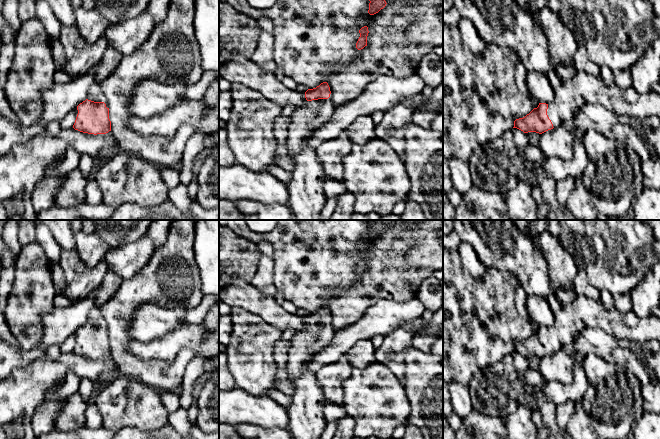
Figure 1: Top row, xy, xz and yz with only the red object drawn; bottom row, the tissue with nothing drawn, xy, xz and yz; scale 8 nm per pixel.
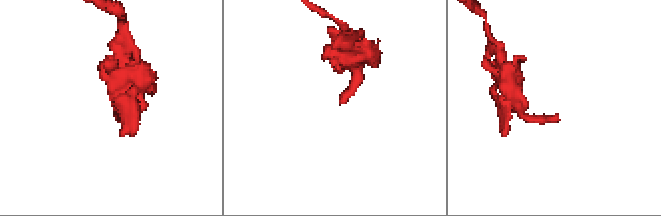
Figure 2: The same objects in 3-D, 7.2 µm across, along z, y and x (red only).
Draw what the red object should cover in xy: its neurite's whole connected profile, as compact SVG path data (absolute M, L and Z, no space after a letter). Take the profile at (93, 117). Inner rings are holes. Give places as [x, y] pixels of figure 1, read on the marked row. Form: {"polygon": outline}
{"polygon": "M99 83L90 87L86 100L74 110L77 114L75 130L94 135L111 131L108 101Z"}

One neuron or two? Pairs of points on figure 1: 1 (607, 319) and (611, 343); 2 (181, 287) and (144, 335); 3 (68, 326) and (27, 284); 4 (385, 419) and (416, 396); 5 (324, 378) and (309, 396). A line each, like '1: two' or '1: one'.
1: two
2: two
3: two
4: two
5: two

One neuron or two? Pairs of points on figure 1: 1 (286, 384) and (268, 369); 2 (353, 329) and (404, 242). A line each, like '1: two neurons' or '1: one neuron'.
1: two neurons
2: two neurons

